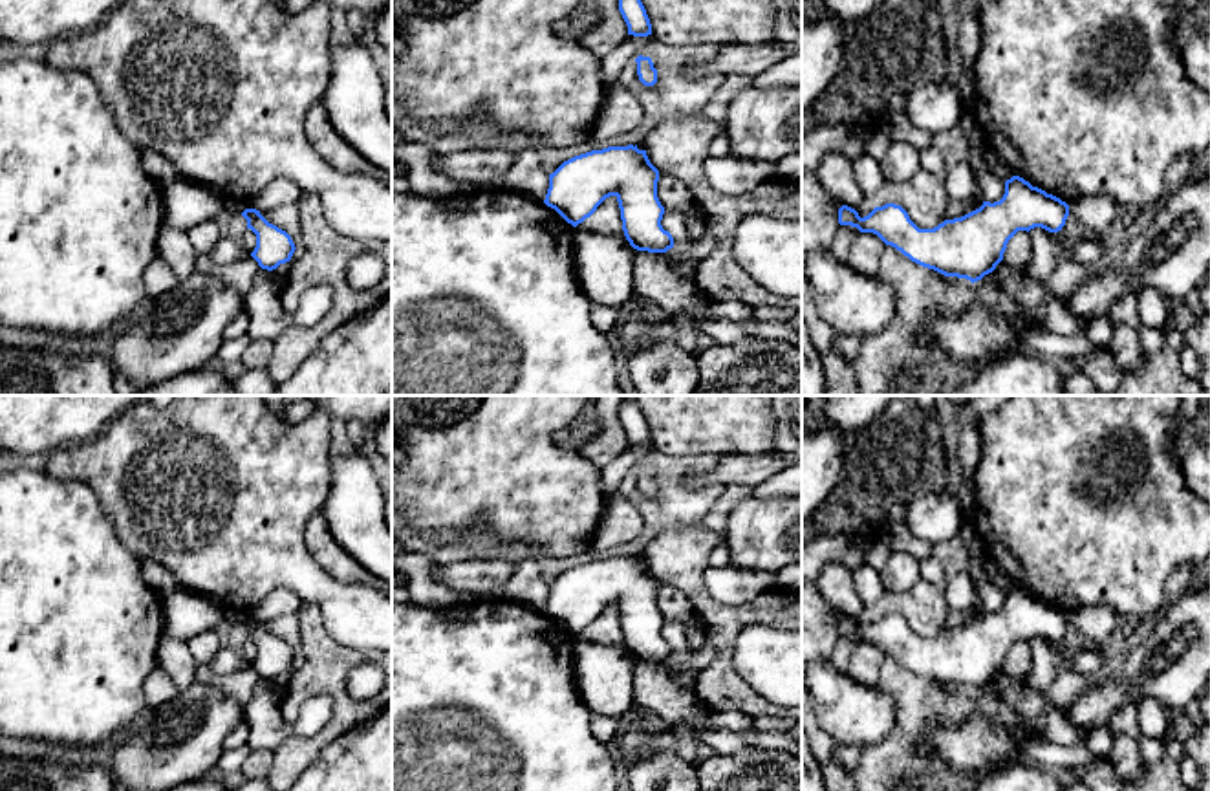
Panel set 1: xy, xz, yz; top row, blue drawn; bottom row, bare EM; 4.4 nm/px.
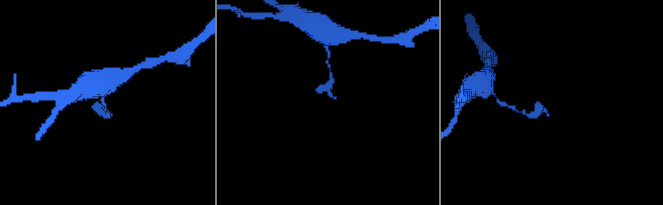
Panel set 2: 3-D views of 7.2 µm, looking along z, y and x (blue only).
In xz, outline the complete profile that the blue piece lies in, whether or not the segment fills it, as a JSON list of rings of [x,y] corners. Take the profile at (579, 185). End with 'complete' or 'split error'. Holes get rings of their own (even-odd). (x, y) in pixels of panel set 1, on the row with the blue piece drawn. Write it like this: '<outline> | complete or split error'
[[[637,145],[591,150],[564,161],[549,174],[544,203],[577,227],[610,196],[621,209],[622,231],[637,251],[666,253],[674,238],[663,229],[657,198],[659,170]]] | complete

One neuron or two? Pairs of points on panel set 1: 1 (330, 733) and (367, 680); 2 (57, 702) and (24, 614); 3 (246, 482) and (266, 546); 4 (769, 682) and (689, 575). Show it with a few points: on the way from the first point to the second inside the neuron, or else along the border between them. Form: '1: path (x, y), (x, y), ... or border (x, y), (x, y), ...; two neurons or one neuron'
1: border (372, 661), (348, 674), (346, 691), (356, 700); two neurons
2: path (57, 680), (52, 641), (46, 636); one neuron
3: path (246, 498), (246, 526), (249, 530); one neuron
4: border (777, 627), (749, 625), (736, 638), (742, 680); two neurons

